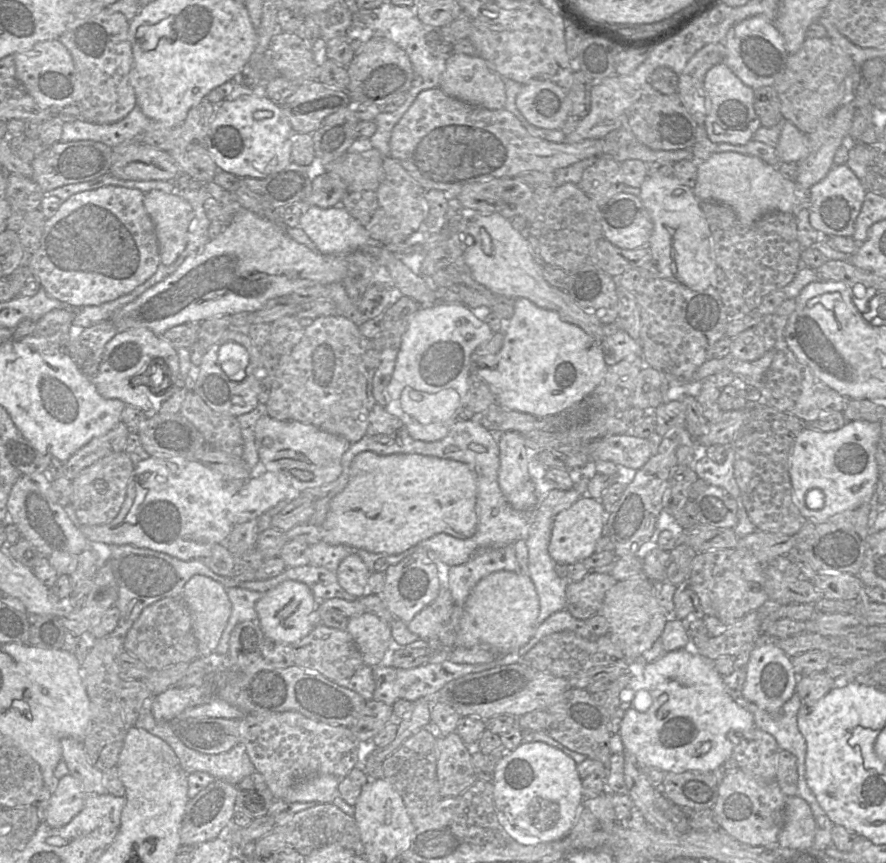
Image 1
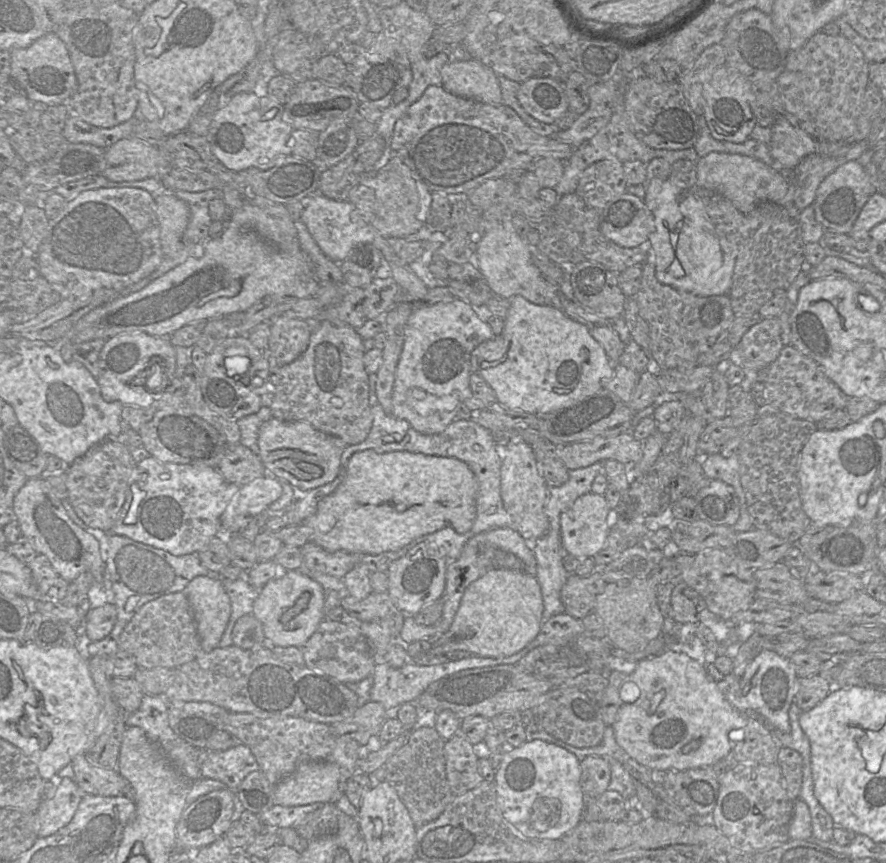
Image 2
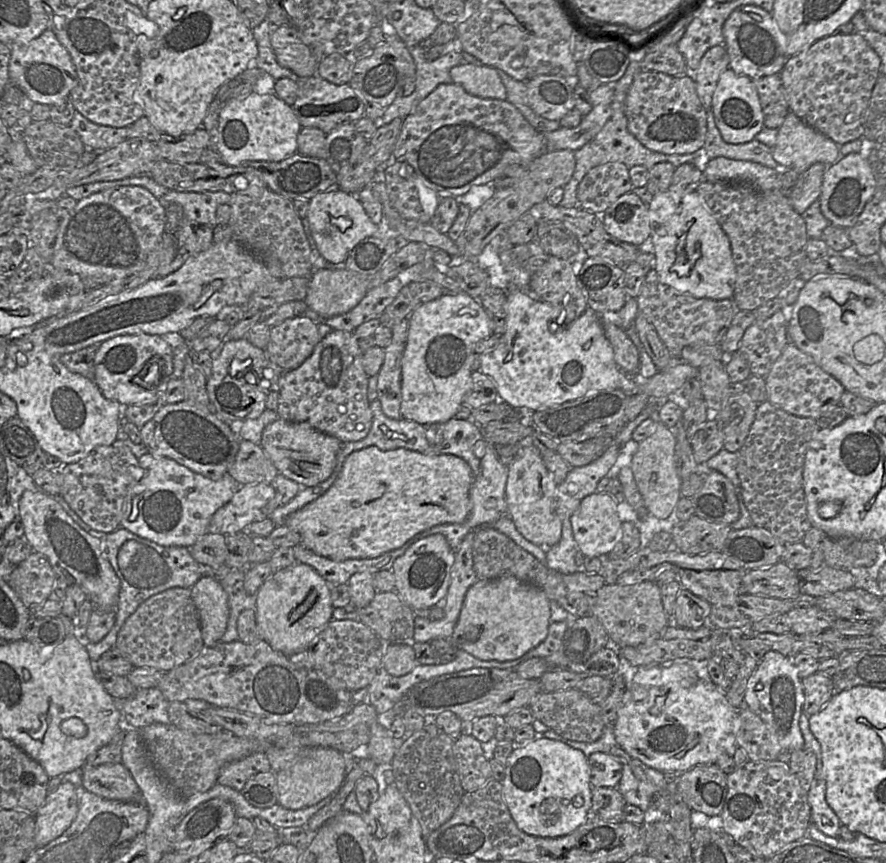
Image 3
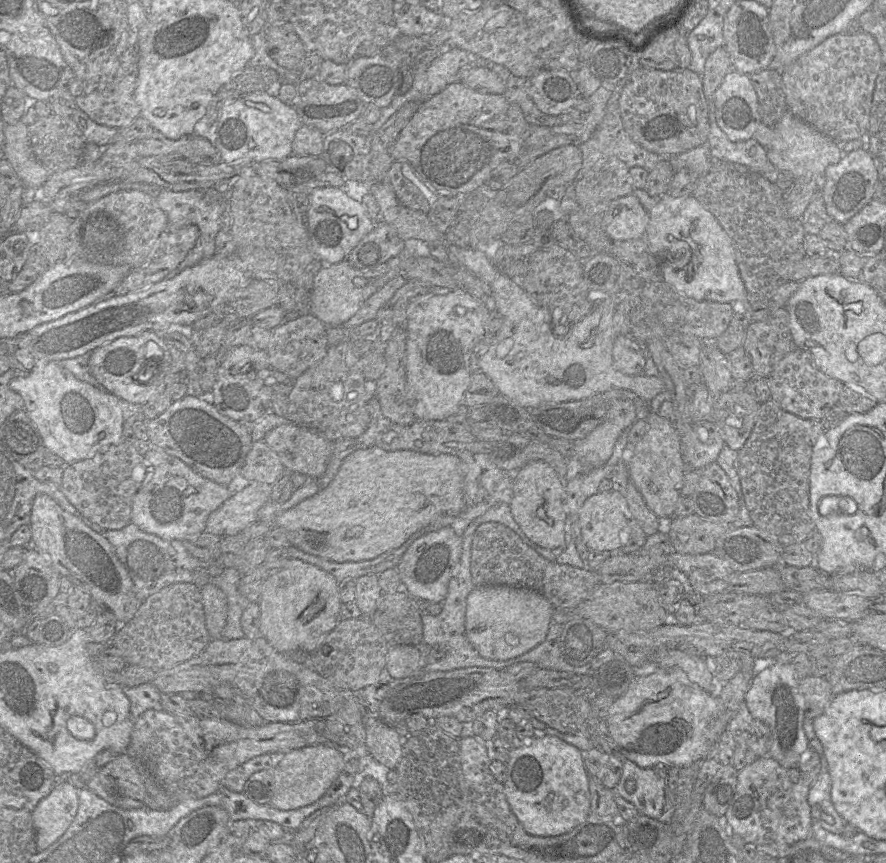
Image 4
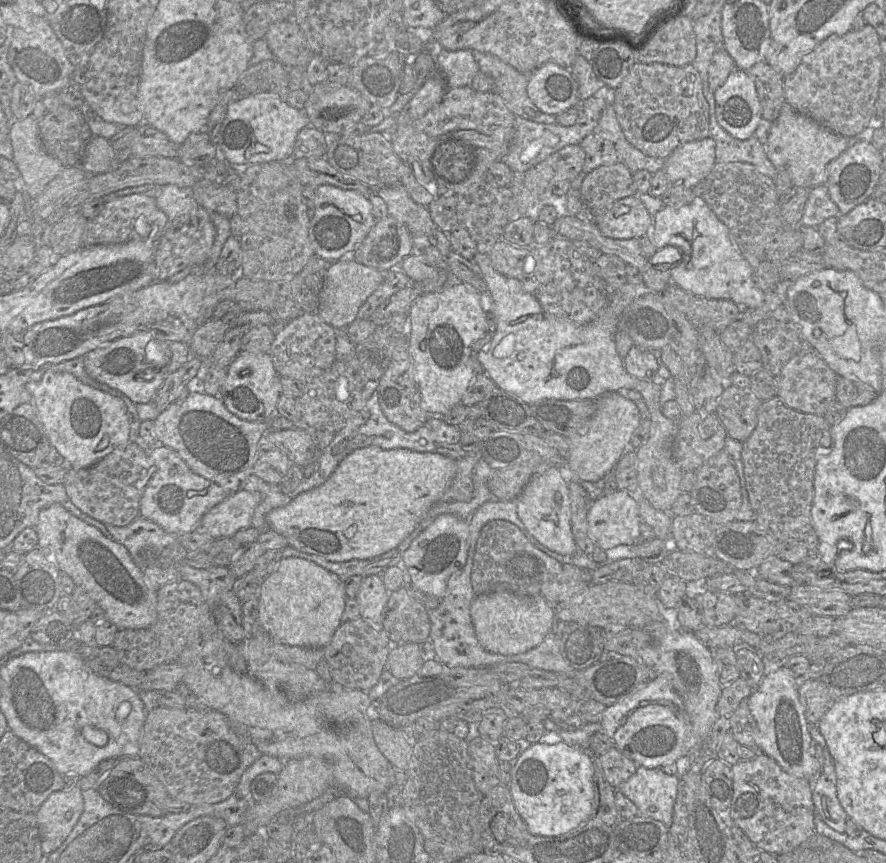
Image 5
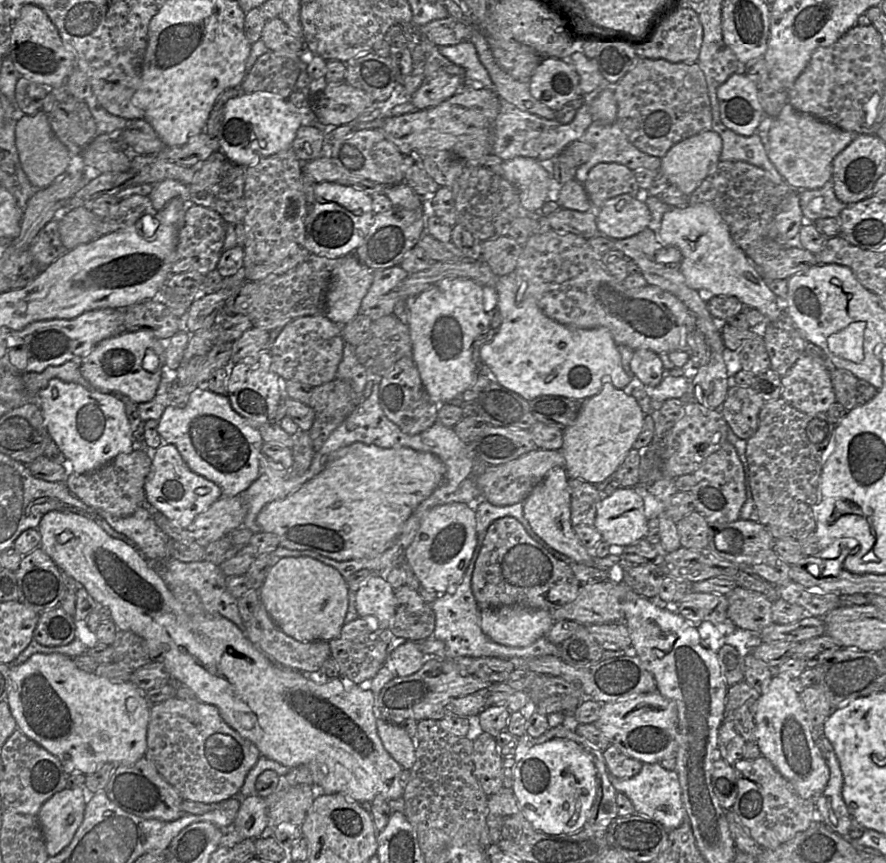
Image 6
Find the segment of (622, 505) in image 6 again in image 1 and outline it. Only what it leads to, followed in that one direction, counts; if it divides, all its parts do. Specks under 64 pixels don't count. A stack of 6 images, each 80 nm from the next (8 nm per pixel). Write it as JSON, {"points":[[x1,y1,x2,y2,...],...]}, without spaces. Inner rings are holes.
{"points":[[584,494,570,508,557,514,552,527,548,551,557,563,574,564,591,556,598,539,603,535,603,513,605,509,600,500]]}

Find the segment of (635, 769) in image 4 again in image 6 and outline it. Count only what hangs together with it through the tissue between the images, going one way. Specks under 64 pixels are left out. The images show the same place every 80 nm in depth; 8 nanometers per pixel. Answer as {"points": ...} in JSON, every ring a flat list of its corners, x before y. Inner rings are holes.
{"points":[[661,763,643,764,640,772,632,778,619,779,610,776,610,781,617,792,630,799,637,814,658,821,669,832,679,827,686,819,679,777,675,770,665,769]]}

